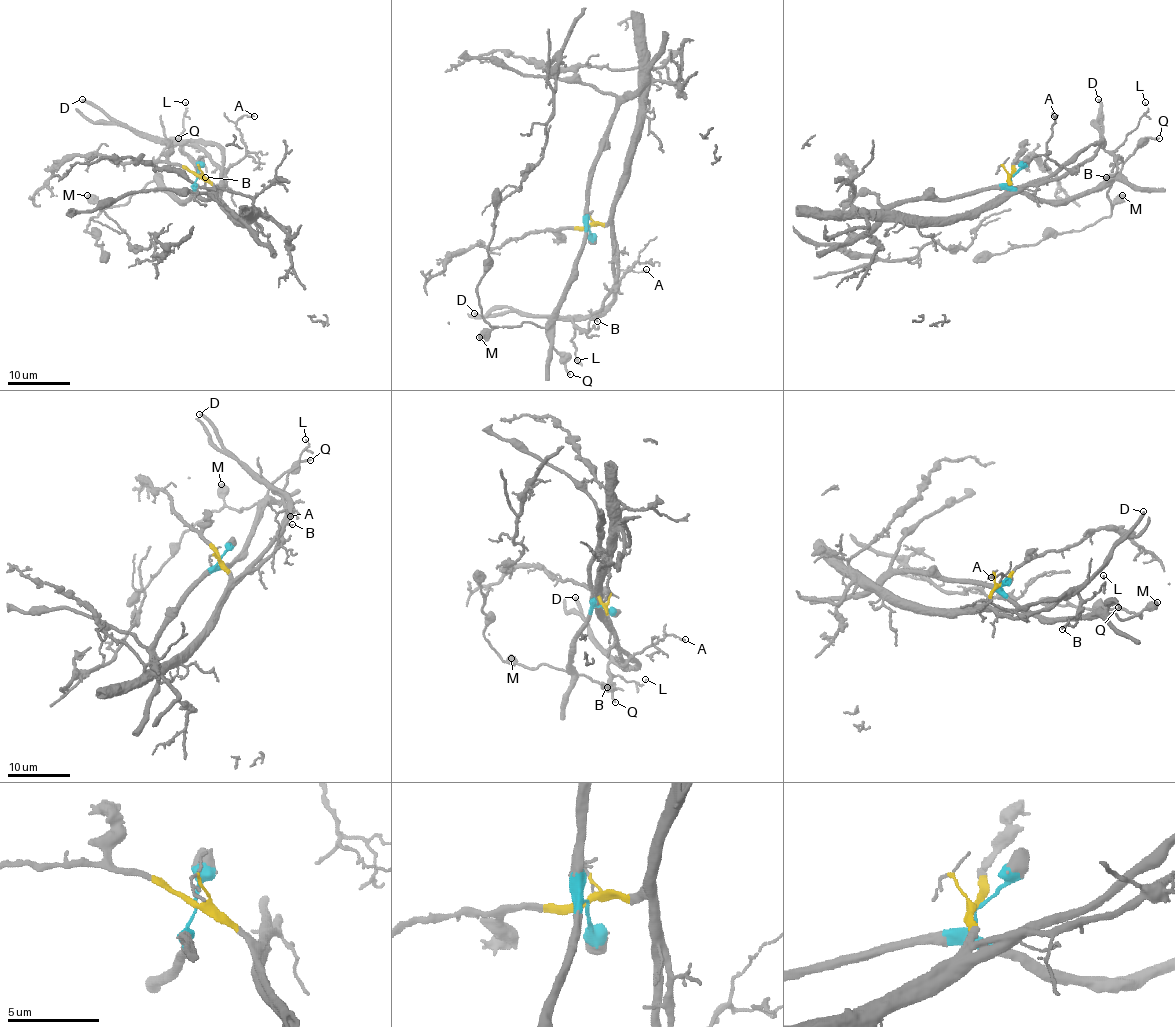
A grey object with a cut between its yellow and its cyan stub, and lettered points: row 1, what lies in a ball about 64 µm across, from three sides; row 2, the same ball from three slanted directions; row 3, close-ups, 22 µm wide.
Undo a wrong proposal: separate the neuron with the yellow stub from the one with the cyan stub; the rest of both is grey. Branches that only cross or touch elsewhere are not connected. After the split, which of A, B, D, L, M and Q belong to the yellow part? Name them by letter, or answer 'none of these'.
A, B, D, L

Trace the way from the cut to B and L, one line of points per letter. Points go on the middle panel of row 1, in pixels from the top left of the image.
B: (589, 227), (611, 226), (617, 251), (617, 279), (597, 311), (573, 320), (587, 331), (591, 320), (597, 322)
L: (589, 227), (611, 226), (617, 279), (603, 304), (573, 319), (576, 359)

